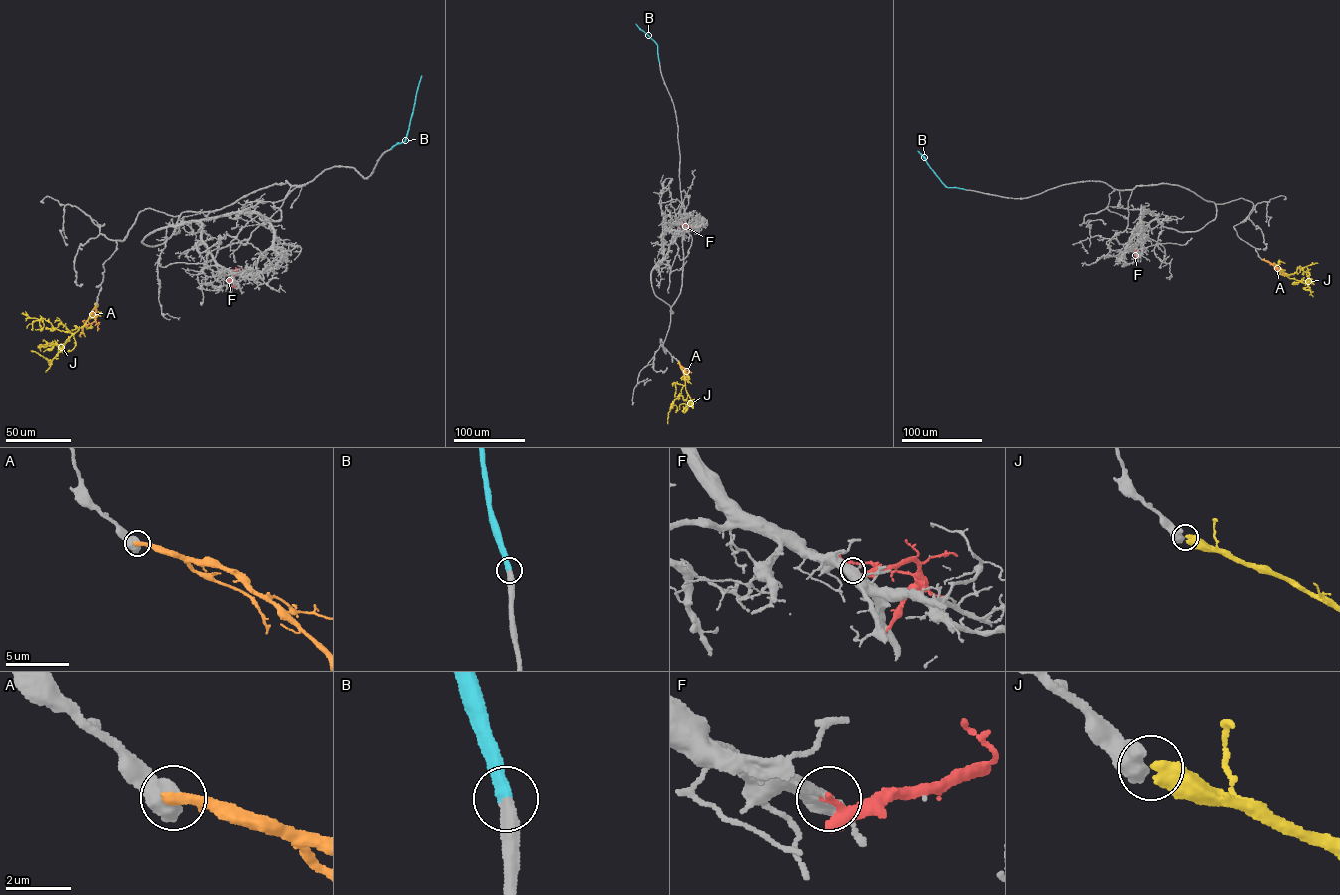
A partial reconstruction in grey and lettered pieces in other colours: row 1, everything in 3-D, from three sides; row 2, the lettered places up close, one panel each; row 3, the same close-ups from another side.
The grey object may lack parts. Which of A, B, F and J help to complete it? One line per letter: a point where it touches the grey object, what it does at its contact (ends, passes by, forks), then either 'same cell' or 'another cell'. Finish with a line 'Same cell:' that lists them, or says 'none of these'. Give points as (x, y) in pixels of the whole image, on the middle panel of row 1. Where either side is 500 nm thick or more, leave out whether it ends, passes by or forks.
A: contact (678, 361); another cell
B: contact (659, 63); it ends; same cell
F: contact (680, 222); it ends; another cell
J: contact (678, 361); another cell
Same cell: B

